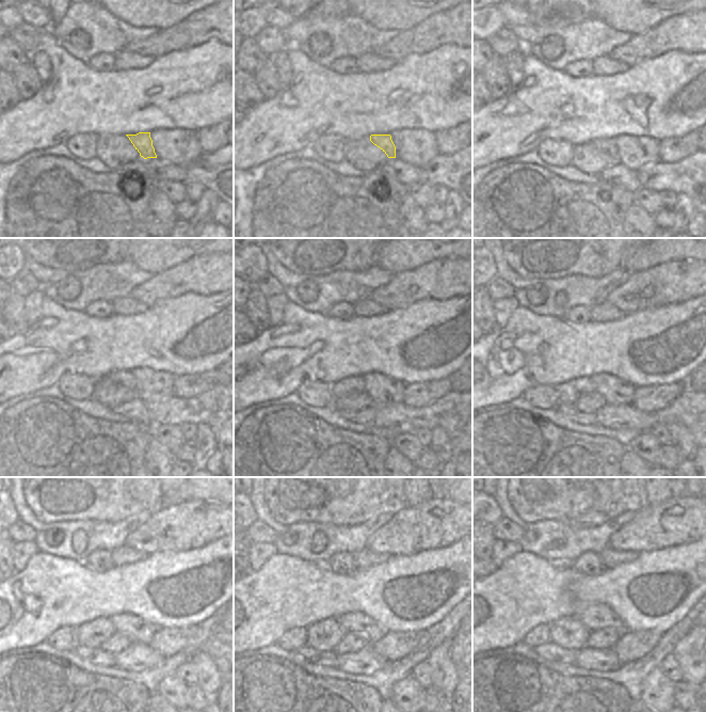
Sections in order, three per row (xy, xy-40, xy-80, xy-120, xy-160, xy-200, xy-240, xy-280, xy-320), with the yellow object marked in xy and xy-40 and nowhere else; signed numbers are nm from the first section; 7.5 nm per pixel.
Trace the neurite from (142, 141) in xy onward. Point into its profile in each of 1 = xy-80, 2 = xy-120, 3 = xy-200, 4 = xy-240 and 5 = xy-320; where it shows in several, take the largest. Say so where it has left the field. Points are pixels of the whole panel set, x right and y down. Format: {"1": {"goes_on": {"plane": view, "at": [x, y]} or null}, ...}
{"1": {"goes_on": {"plane": "xy-80", "at": [609, 144]}}, "2": {"goes_on": {"plane": "xy-120", "at": [126, 379]}}, "3": {"goes_on": {"plane": "xy-200", "at": [568, 392]}}, "4": {"goes_on": {"plane": "xy-240", "at": [93, 633]}}, "5": {"goes_on": {"plane": "xy-320", "at": [568, 633]}}}

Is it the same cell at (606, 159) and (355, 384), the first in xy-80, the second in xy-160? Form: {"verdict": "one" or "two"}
{"verdict": "two"}

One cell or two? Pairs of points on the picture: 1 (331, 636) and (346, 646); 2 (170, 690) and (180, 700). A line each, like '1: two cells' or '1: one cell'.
1: two cells
2: one cell

